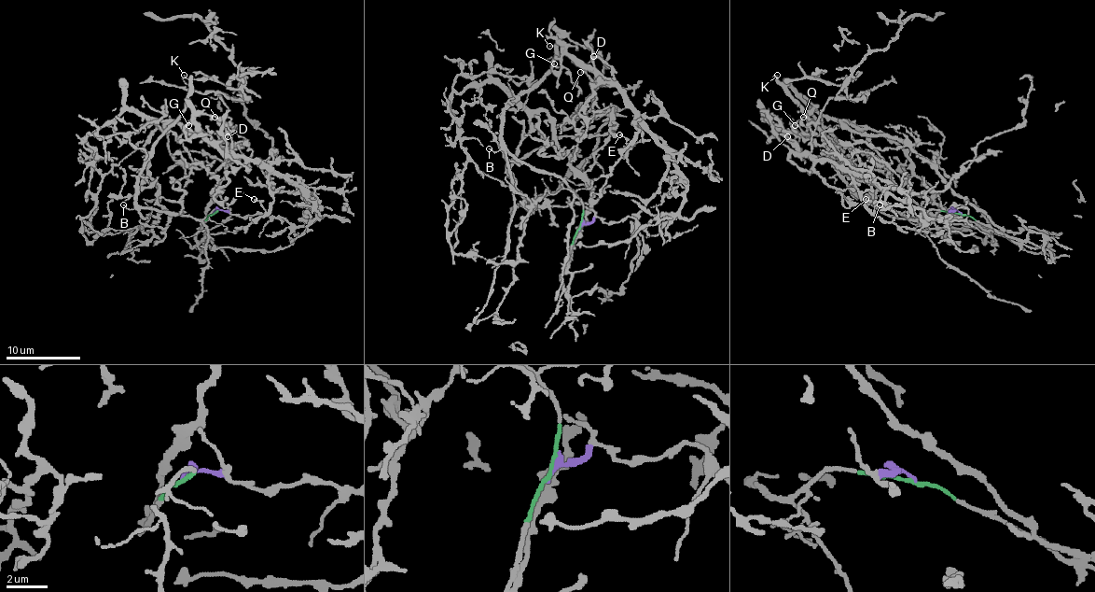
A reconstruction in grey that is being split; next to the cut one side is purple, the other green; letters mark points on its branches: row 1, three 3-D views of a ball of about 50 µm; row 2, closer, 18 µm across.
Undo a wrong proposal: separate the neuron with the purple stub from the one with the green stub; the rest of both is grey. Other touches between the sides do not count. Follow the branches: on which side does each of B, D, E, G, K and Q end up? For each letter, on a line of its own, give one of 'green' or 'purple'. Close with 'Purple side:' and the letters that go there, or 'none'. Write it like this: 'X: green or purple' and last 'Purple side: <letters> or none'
B: green
D: purple
E: purple
G: purple
K: green
Q: purple
Purple side: D, E, G, Q

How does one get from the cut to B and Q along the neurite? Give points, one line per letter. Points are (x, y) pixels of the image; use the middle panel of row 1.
B: (579, 229), (583, 201), (561, 178), (533, 171), (501, 148), (488, 148)
Q: (579, 229), (596, 218), (633, 218), (646, 227), (679, 208), (685, 188), (633, 105), (581, 73)

